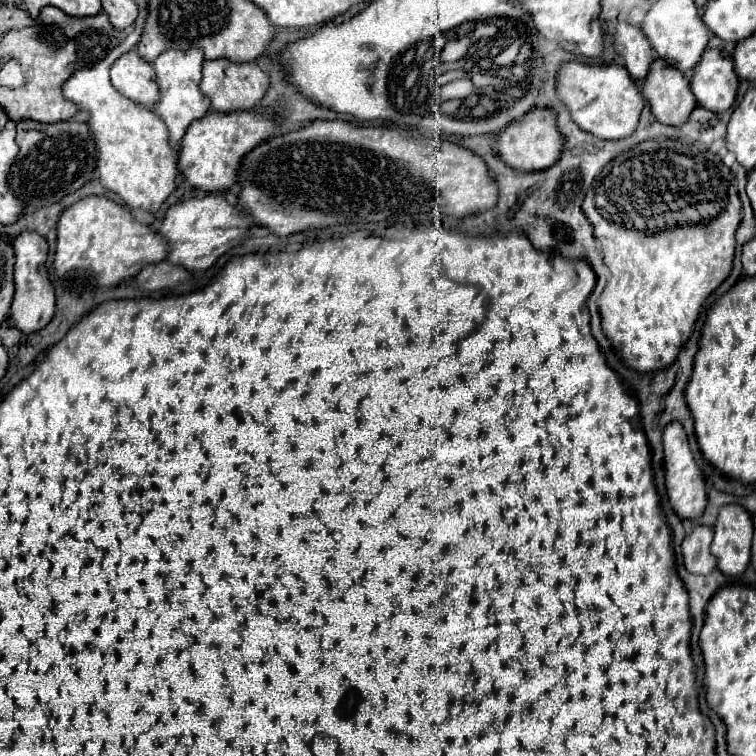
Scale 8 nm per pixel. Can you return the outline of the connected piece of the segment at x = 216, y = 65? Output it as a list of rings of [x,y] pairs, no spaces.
[[[206,60],[204,62],[204,78],[200,80],[200,92],[206,94],[210,100],[210,110],[220,112],[220,114],[230,114],[236,110],[250,110],[254,108],[266,88],[268,88],[268,74],[256,66],[254,62],[244,62],[244,64],[234,64],[230,60]]]

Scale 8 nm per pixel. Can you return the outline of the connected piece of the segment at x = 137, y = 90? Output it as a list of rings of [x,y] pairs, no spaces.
[[[136,50],[122,54],[110,68],[112,86],[134,100],[136,104],[144,104],[150,108],[158,100],[158,88],[154,80],[154,68],[150,62],[144,62]]]

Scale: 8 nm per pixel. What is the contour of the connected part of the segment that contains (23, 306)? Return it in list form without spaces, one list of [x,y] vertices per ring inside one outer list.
[[[30,230],[20,232],[14,240],[12,240],[12,248],[14,248],[14,300],[10,306],[10,320],[14,322],[14,326],[26,334],[36,332],[40,328],[44,328],[52,316],[54,316],[54,290],[52,286],[48,286],[48,278],[44,276],[44,262],[46,262],[46,254],[48,254],[48,244],[46,240]]]

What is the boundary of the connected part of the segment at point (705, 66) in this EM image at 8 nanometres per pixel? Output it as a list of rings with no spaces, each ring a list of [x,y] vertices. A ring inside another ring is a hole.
[[[706,48],[690,80],[696,102],[710,112],[724,112],[734,104],[738,78],[732,58],[718,48]]]

